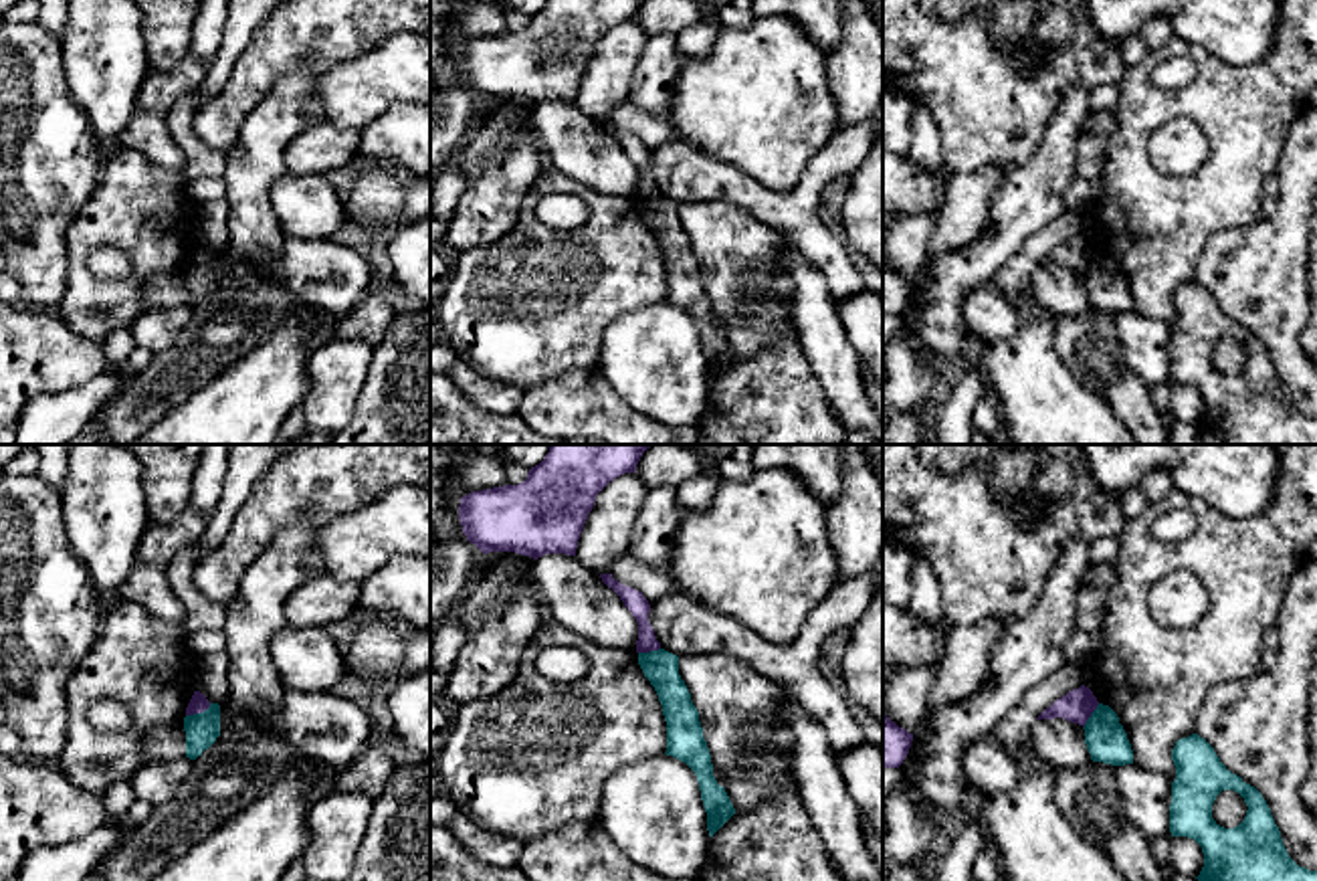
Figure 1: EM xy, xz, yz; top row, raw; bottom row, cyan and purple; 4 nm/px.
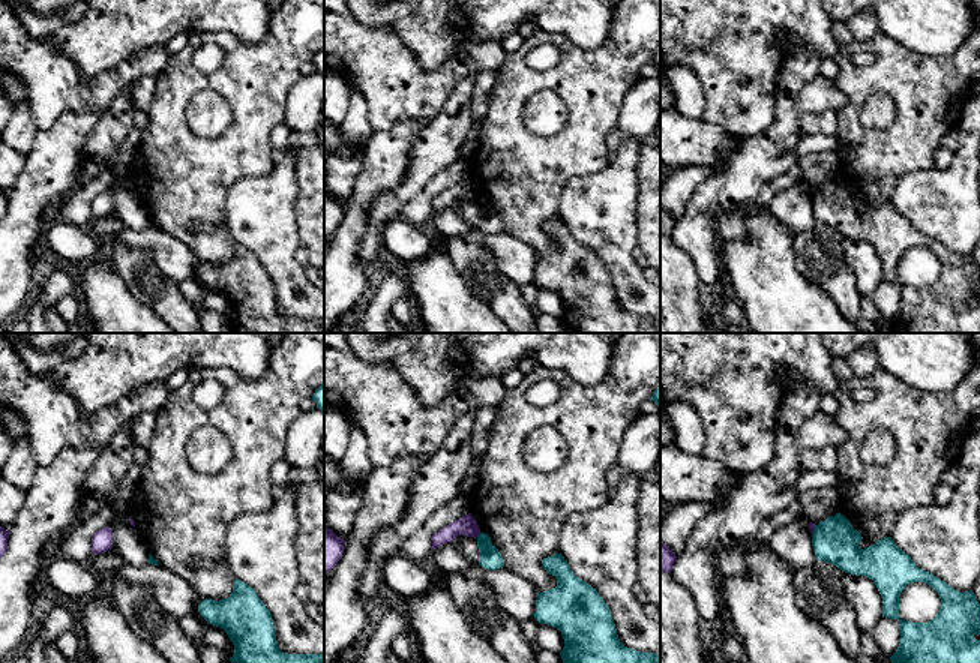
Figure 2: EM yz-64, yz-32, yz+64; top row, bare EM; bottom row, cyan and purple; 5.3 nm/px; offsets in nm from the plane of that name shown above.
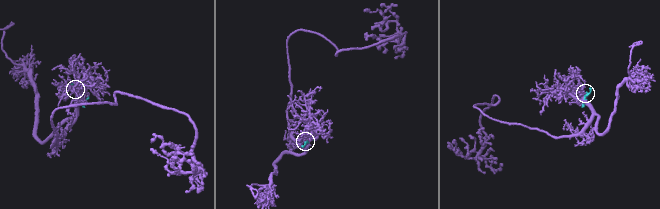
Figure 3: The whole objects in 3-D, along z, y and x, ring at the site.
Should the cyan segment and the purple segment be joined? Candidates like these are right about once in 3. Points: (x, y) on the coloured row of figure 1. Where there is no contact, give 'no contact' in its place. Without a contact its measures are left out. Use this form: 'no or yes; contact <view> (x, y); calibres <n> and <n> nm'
no; contact xy (198, 714); calibres 130 and 70 nm

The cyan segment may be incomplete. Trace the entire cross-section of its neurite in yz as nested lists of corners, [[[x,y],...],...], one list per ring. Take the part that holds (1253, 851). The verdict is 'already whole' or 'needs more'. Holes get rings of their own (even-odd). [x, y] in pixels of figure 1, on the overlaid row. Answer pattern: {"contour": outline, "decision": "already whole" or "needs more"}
{"contour": [[[1192,733],[1172,750],[1170,833],[1194,839],[1204,853],[1198,881],[1317,881],[1317,871],[1299,867],[1287,853],[1281,830],[1262,794],[1232,774],[1214,748]],[[1222,790],[1238,792],[1248,810],[1234,828],[1212,818],[1212,804]]], "decision": "already whole"}

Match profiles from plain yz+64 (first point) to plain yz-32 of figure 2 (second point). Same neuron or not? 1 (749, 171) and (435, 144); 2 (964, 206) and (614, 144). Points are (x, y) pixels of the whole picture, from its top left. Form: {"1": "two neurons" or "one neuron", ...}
{"1": "one neuron", "2": "two neurons"}

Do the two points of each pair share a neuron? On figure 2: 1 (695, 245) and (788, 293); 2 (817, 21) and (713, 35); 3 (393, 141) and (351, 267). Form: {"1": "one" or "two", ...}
{"1": "two", "2": "one", "3": "one"}

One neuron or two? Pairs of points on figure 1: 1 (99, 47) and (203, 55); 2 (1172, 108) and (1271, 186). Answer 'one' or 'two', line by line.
1: two
2: two

